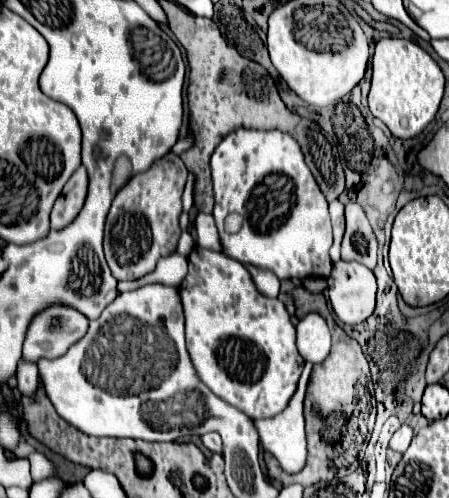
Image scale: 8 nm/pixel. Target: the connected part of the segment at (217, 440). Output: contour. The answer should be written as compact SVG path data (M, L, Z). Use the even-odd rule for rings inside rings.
M207 432L201 436L201 442L211 450L211 452L217 452L221 454L221 436L217 432Z

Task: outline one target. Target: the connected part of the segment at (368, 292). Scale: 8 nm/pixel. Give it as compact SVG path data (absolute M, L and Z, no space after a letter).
M339 260L329 276L329 302L337 318L345 324L365 322L375 308L375 276L357 262Z

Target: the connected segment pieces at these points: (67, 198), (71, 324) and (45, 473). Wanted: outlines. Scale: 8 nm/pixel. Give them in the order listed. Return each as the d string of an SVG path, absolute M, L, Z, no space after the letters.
M85 166L77 168L75 174L69 178L69 182L65 184L61 196L57 198L53 212L51 212L51 230L63 230L65 226L69 226L77 214L81 212L85 198L87 198L87 170Z
M51 304L49 308L37 312L27 328L27 336L23 342L23 360L37 364L41 358L57 358L65 354L75 342L79 342L89 328L89 318L79 310L67 304Z
M33 452L29 456L31 460L31 476L33 476L33 482L39 482L39 480L47 480L47 478L55 478L57 476L57 468L55 464L43 456L41 452Z

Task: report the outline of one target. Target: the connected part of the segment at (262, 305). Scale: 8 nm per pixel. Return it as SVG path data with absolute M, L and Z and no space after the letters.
M193 248L187 260L189 274L181 282L179 294L185 308L187 350L199 380L215 396L235 406L253 420L277 416L277 412L283 412L287 408L291 396L295 394L297 380L301 376L301 364L305 364L295 344L295 326L289 322L289 314L283 302L279 298L263 296L253 284L249 270L243 264L225 258L221 252Z

